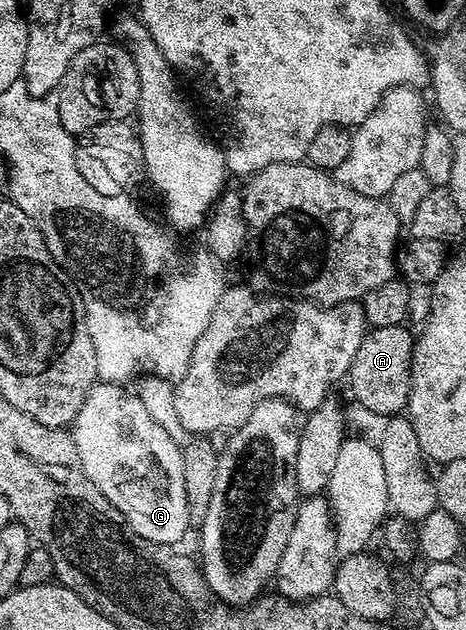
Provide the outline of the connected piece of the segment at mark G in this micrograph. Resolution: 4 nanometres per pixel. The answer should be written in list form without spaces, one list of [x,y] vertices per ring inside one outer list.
[[[100,381],[98,384],[92,385],[87,395],[87,400],[73,423],[73,437],[77,444],[77,452],[81,456],[81,464],[85,468],[85,474],[89,476],[89,480],[93,480],[93,484],[103,493],[105,500],[109,500],[109,504],[113,504],[113,508],[117,508],[117,512],[121,512],[125,516],[125,520],[131,525],[133,532],[137,532],[137,536],[145,536],[145,540],[153,540],[157,544],[175,546],[186,536],[187,525],[192,525],[193,522],[191,513],[189,512],[189,504],[185,500],[183,452],[180,443],[177,444],[171,439],[170,432],[161,423],[155,422],[150,408],[137,395],[130,394],[127,389],[128,387],[126,385],[116,384],[114,382]]]

